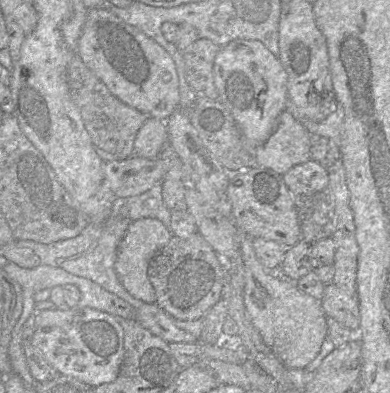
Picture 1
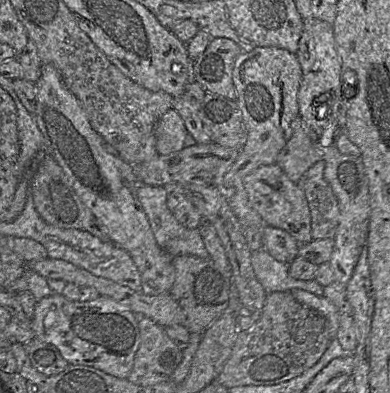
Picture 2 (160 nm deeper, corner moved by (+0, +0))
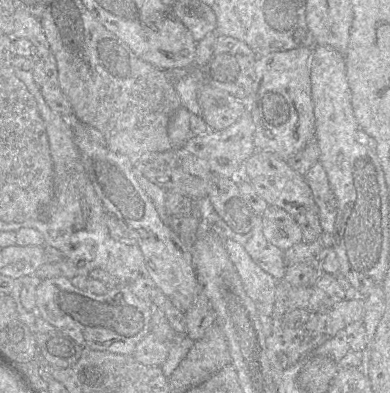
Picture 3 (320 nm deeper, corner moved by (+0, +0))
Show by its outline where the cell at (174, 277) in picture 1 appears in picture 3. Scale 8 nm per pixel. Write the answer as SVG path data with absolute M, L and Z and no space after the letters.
M201 287L194 304L184 315L186 322L185 335L194 342L200 340L207 330L215 324L215 312Z

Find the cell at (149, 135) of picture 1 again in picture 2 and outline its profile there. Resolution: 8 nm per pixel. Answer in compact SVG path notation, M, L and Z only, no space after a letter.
M170 109L162 115L155 126L155 145L158 154L165 155L181 150L187 135L181 116Z

